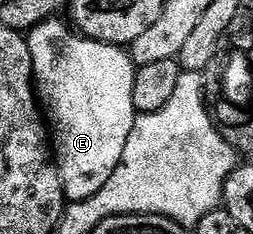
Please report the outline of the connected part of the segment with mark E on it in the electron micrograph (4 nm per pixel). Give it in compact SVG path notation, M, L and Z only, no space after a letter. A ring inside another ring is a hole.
M53 17L42 22L26 35L26 39L29 44L29 56L33 60L35 93L49 123L49 134L53 139L53 157L59 168L63 197L68 203L84 202L97 196L97 192L105 188L109 176L113 176L117 164L121 164L129 132L133 132L137 117L133 104L133 80L137 67L126 49L104 42L94 42L76 32L66 21L59 21L63 20Z

